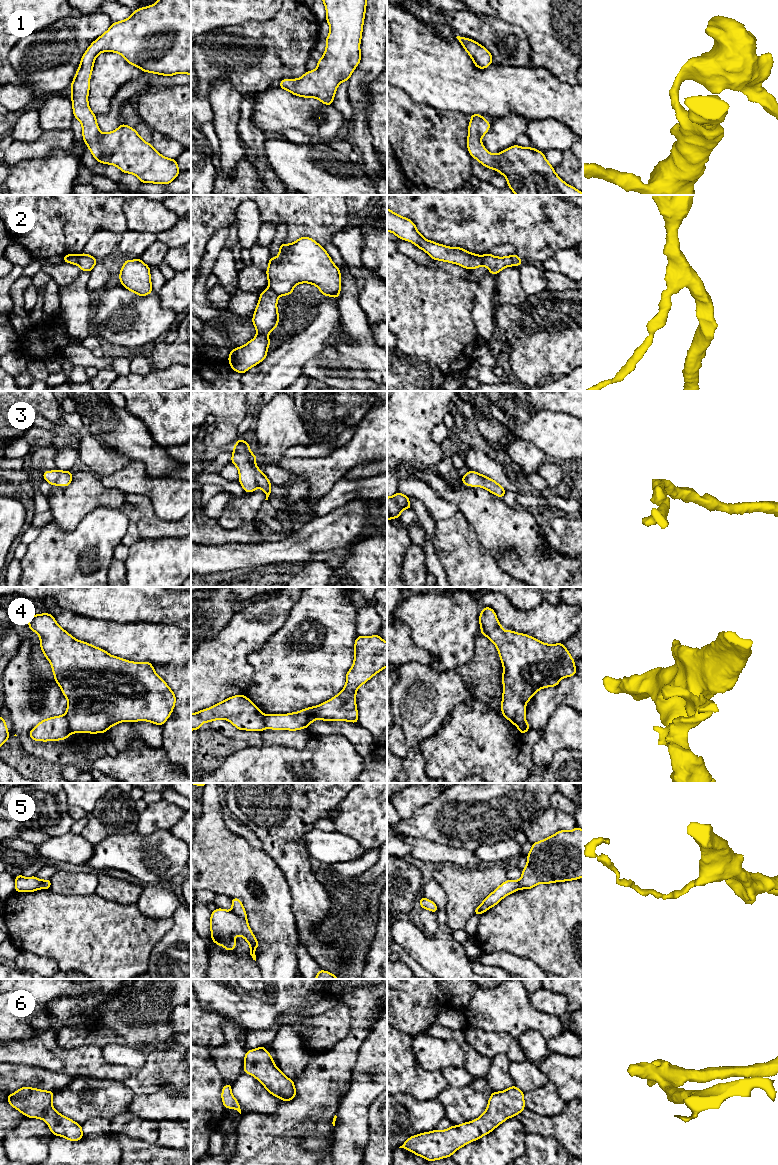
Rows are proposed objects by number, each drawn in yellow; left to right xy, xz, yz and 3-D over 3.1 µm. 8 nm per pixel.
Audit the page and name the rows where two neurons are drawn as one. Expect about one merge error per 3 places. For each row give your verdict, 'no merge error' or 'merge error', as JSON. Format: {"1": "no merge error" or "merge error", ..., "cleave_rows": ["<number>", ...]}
{"1": "no merge error", "2": "merge error", "3": "no merge error", "4": "merge error", "5": "merge error", "6": "no merge error", "cleave_rows": ["2", "4", "5"]}

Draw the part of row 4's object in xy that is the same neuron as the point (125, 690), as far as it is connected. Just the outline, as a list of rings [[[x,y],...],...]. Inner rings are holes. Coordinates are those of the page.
[[[49,614],[31,615],[29,628],[40,637],[40,647],[48,659],[63,695],[68,700],[65,716],[69,721],[71,733],[104,733],[119,722],[147,721],[163,725],[171,715],[176,697],[166,682],[155,672],[150,662],[136,663],[112,656],[105,650],[89,643],[79,641],[62,629],[55,618]]]

